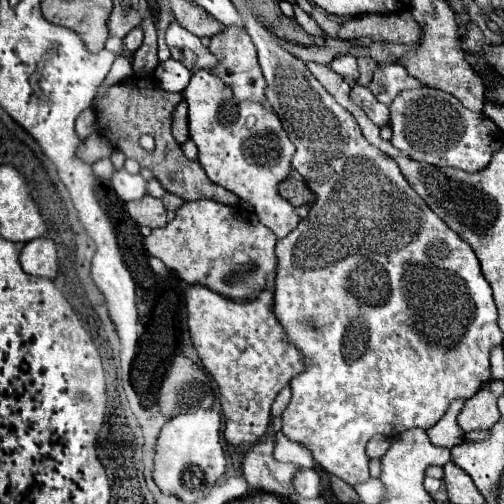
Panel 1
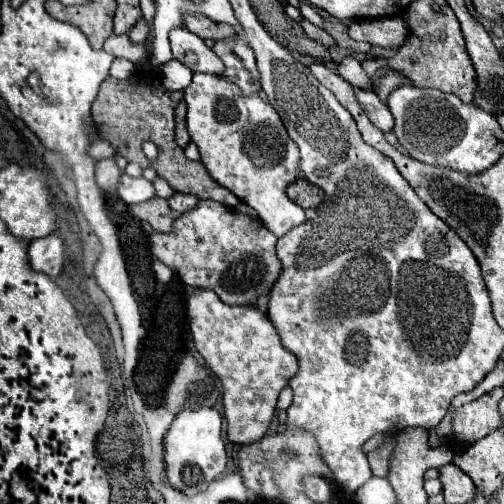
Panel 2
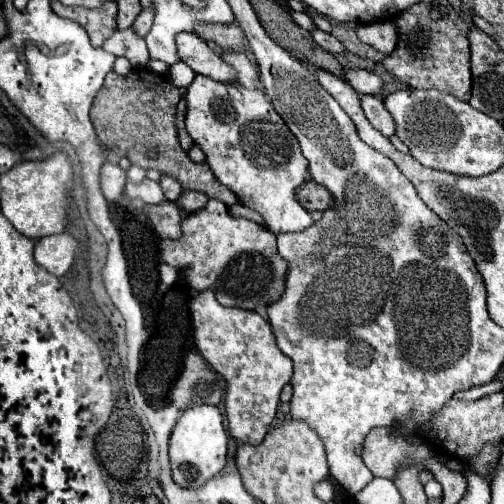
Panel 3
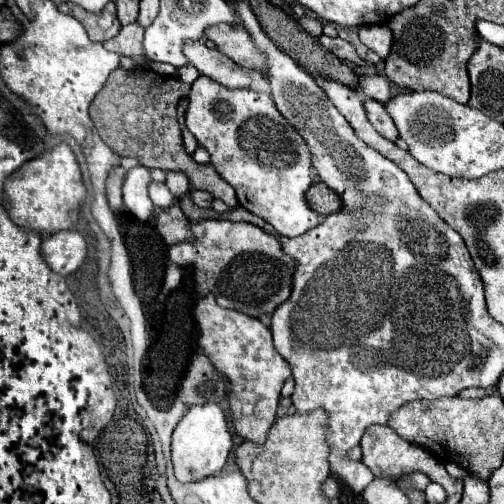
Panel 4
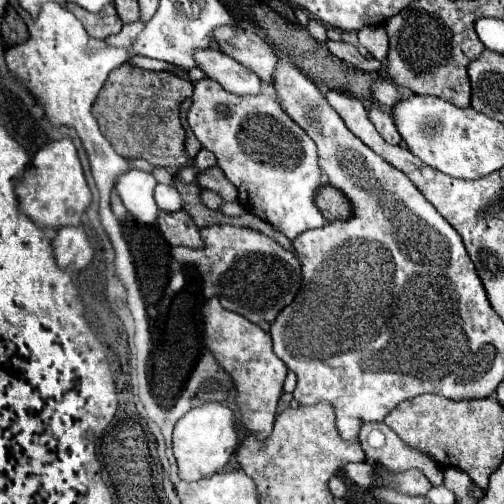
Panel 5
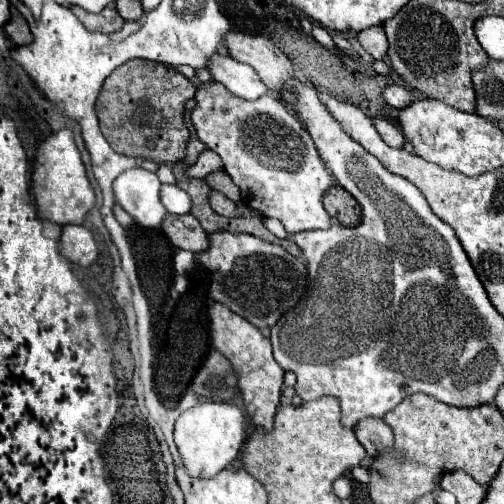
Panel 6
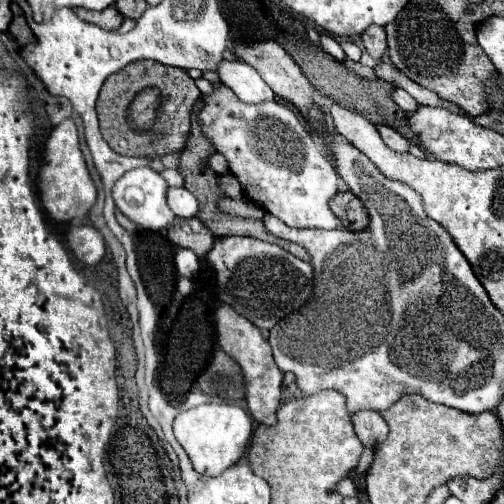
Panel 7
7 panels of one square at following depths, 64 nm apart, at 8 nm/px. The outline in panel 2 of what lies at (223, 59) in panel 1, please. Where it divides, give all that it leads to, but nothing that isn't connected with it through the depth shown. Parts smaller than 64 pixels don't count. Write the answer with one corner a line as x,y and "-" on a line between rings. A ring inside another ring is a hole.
240,36
230,38
230,40
220,40
214,44
212,50
218,54
218,58
226,66
224,78
238,84
244,94
254,94
262,90
254,52

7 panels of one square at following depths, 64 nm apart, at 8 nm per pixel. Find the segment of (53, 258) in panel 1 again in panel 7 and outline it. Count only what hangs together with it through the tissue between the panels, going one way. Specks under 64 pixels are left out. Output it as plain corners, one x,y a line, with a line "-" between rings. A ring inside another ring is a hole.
88,224
70,226
68,230
68,246
74,256
84,264
98,264
106,254
104,236

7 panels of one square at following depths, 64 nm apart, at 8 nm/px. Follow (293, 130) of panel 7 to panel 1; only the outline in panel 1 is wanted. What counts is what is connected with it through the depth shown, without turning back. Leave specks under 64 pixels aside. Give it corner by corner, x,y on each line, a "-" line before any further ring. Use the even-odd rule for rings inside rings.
208,70
192,74
192,80
184,90
184,98
188,102
190,138
198,146
198,162
208,178
234,192
240,200
250,202
260,222
278,238
288,236
298,226
300,216
288,200
280,198
278,184
290,178
296,148
288,140
280,118
262,104
236,100
234,92
224,88
224,82

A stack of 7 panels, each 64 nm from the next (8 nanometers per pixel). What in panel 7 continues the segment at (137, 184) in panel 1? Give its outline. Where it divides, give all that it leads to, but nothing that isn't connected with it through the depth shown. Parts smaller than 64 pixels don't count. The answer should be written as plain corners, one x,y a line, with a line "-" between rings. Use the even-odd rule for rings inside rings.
170,188
168,206
178,218
194,218
198,214
198,200
186,188

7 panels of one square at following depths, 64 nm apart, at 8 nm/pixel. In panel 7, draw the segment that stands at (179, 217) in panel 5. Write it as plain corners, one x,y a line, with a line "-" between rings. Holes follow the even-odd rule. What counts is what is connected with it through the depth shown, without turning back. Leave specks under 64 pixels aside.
176,218
176,224
168,230
168,238
178,246
196,252
198,258
204,258
214,244
214,234
198,218

